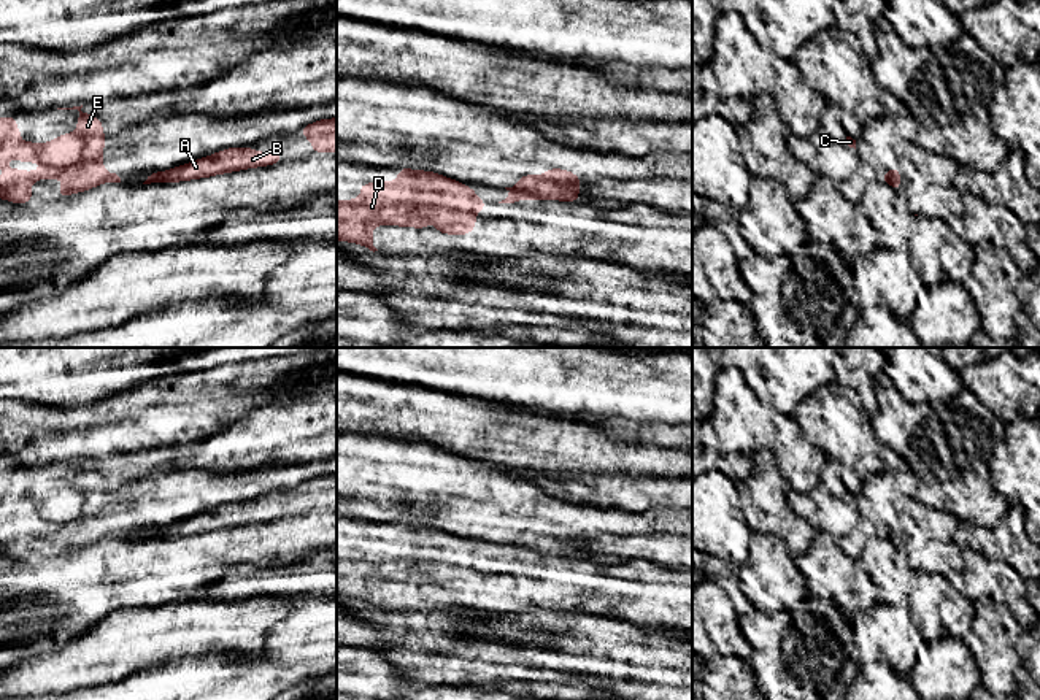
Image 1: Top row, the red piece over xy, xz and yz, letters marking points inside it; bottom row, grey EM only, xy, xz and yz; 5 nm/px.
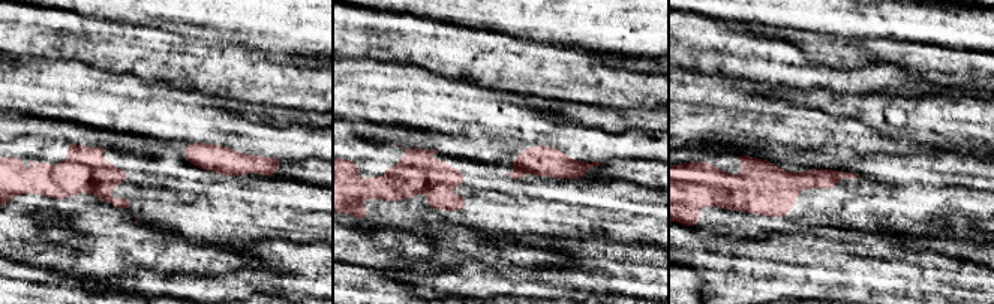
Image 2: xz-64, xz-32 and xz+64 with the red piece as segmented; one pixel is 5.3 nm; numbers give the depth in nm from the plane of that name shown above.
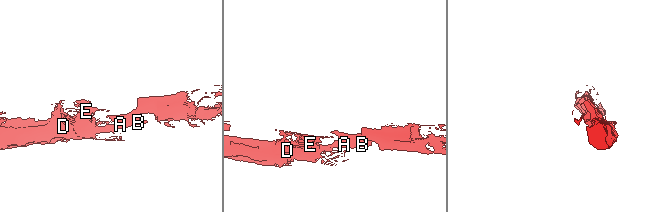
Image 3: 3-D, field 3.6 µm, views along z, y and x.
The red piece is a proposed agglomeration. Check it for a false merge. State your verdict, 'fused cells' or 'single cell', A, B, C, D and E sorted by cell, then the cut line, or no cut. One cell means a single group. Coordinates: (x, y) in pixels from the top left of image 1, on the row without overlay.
fused cells | A B C / D E | xz (515, 542), (543, 553)

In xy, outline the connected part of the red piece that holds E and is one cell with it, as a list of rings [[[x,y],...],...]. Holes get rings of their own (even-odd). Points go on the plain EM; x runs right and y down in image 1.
[[[81,462],[73,463],[57,463],[57,465],[78,465],[78,483],[73,489],[64,489],[49,498],[32,498],[21,497],[21,487],[16,479],[14,470],[8,473],[0,473],[0,524],[8,527],[0,532],[0,554],[6,554],[11,559],[25,560],[30,554],[37,552],[30,548],[30,541],[35,537],[51,533],[62,533],[65,538],[57,544],[59,552],[67,552],[70,549],[84,548],[92,543],[97,543],[106,537],[121,538],[121,533],[116,529],[110,529],[103,524],[103,502],[106,492],[102,486],[102,476],[97,471],[81,467]],[[10,511],[14,511],[14,516],[22,517],[41,517],[43,522],[37,527],[21,527],[17,524],[8,524]]]

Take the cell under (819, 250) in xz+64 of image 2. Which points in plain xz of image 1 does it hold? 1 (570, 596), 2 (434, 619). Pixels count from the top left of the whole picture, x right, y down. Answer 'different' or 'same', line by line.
1: different
2: same

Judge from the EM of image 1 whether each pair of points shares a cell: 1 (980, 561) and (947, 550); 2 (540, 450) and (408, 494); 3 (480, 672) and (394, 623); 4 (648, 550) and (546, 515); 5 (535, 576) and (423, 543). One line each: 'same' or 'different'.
1: different
2: different
3: same
4: different
5: same

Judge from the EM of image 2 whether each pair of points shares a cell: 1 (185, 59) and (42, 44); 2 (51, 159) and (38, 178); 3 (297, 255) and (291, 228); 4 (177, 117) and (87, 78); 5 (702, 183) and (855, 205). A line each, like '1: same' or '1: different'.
1: same
2: same
3: different
4: same
5: same

